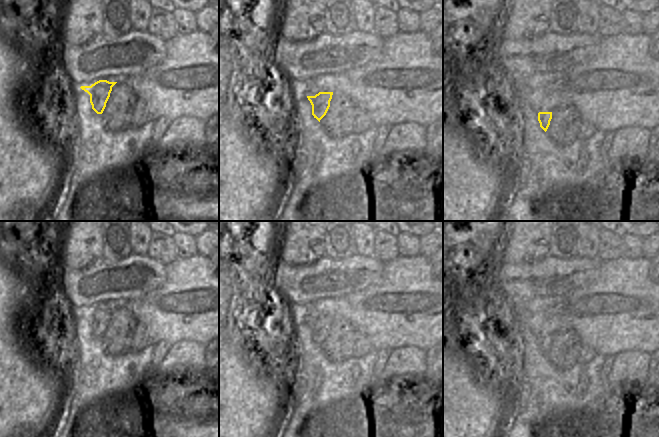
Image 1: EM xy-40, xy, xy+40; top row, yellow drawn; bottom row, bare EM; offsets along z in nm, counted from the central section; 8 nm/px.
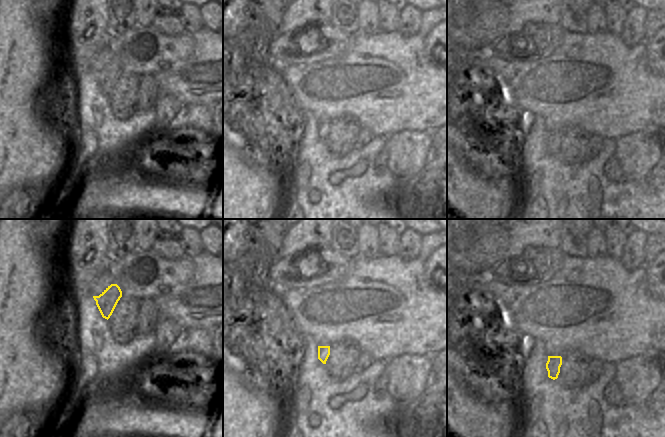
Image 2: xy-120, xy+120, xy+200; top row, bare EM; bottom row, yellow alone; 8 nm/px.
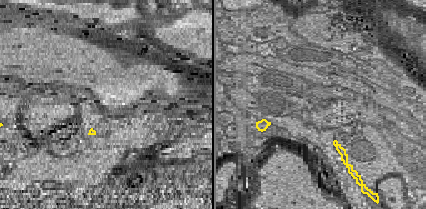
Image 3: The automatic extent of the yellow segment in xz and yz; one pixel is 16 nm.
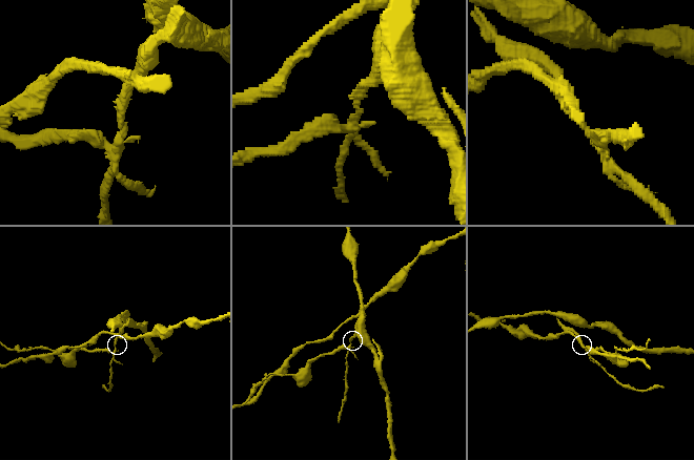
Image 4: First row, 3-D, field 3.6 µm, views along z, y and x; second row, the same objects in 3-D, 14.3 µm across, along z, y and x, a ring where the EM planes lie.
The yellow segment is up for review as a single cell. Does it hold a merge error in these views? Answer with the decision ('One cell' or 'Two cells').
Two cells.

